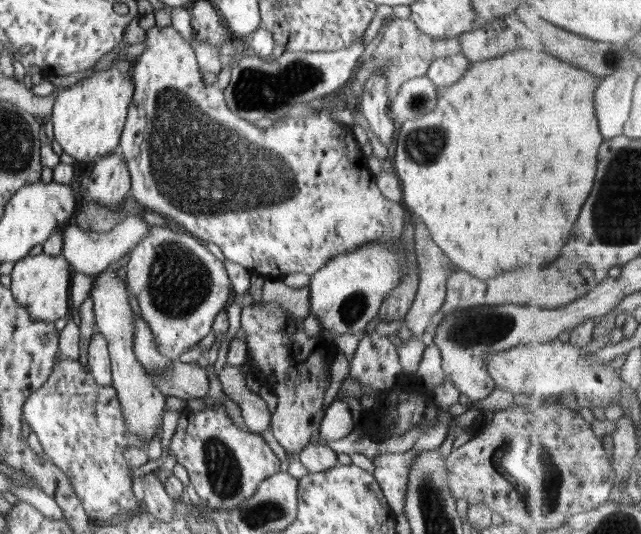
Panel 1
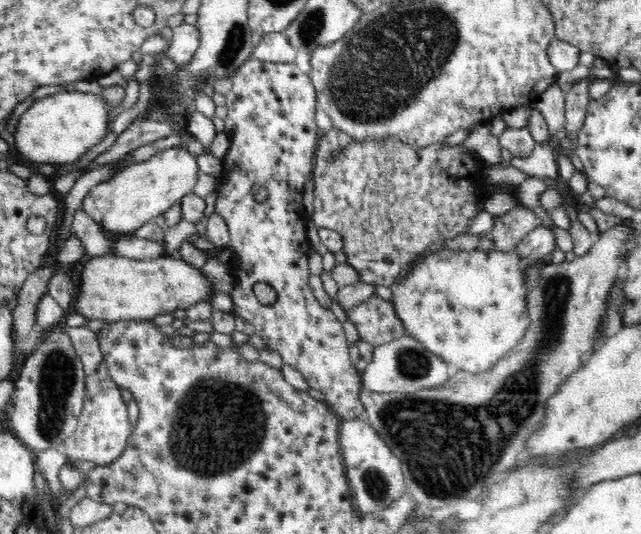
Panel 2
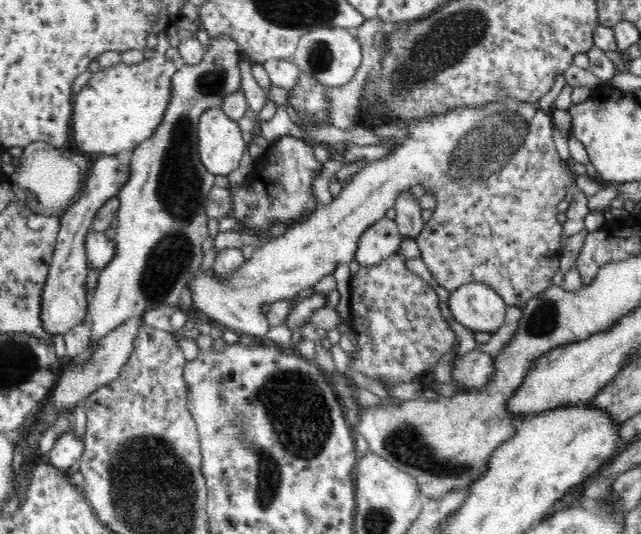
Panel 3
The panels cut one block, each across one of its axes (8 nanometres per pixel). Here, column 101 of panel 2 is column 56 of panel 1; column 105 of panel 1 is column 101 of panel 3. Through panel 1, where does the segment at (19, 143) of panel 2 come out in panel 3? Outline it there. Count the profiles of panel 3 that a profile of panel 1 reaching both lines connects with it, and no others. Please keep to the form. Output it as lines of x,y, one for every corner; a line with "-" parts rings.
164,54
144,58
140,64
116,64
92,73
87,86
74,96
71,142
86,154
108,156
132,152
158,128
169,100
172,75
179,63

